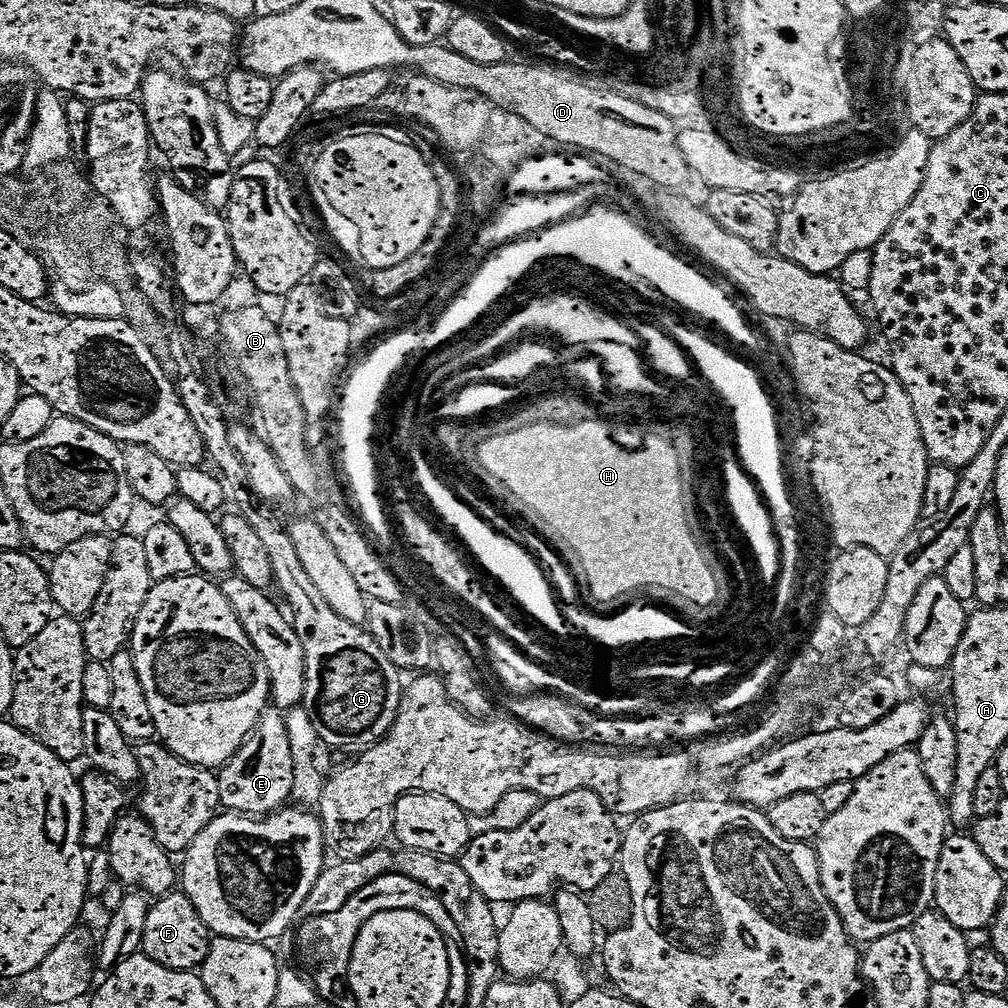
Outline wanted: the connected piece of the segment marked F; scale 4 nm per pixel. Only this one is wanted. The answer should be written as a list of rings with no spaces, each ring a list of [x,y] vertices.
[[[173,890],[161,896],[153,903],[152,910],[146,918],[146,934],[142,945],[143,955],[170,970],[190,972],[199,969],[208,957],[210,933],[194,902],[185,896],[183,891]]]

